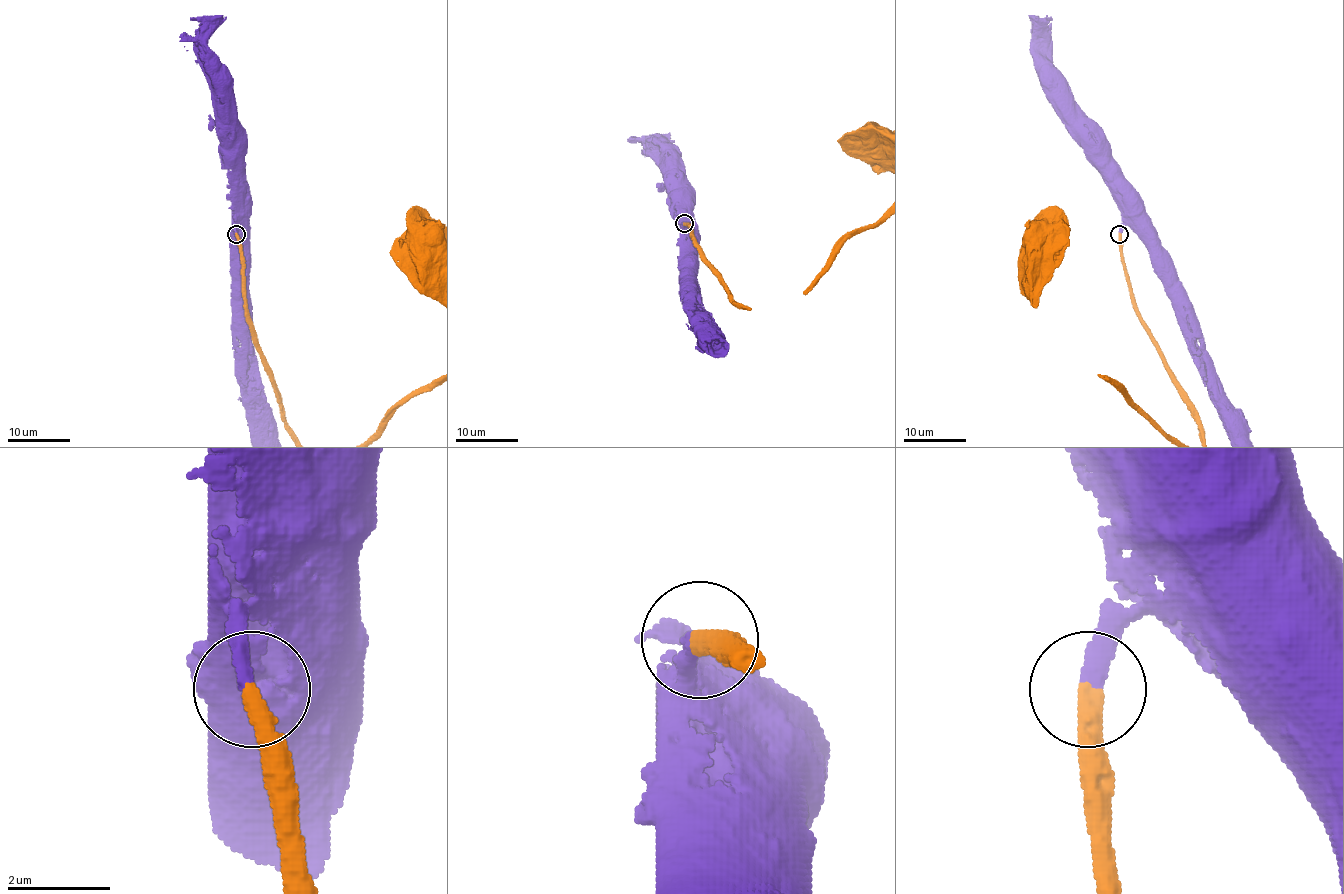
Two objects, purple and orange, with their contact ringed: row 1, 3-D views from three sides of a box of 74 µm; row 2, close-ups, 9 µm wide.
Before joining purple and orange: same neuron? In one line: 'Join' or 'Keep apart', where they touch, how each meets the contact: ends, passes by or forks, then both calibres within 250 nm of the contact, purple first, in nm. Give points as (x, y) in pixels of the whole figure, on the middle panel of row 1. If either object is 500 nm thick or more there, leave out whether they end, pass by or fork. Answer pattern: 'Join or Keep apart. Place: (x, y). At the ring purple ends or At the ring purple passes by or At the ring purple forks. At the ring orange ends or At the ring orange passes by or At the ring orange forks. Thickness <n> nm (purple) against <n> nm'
Join. Place: (684, 223). At the ring purple ends. At the ring orange ends. Thickness 320 nm (purple) against 400 nm

